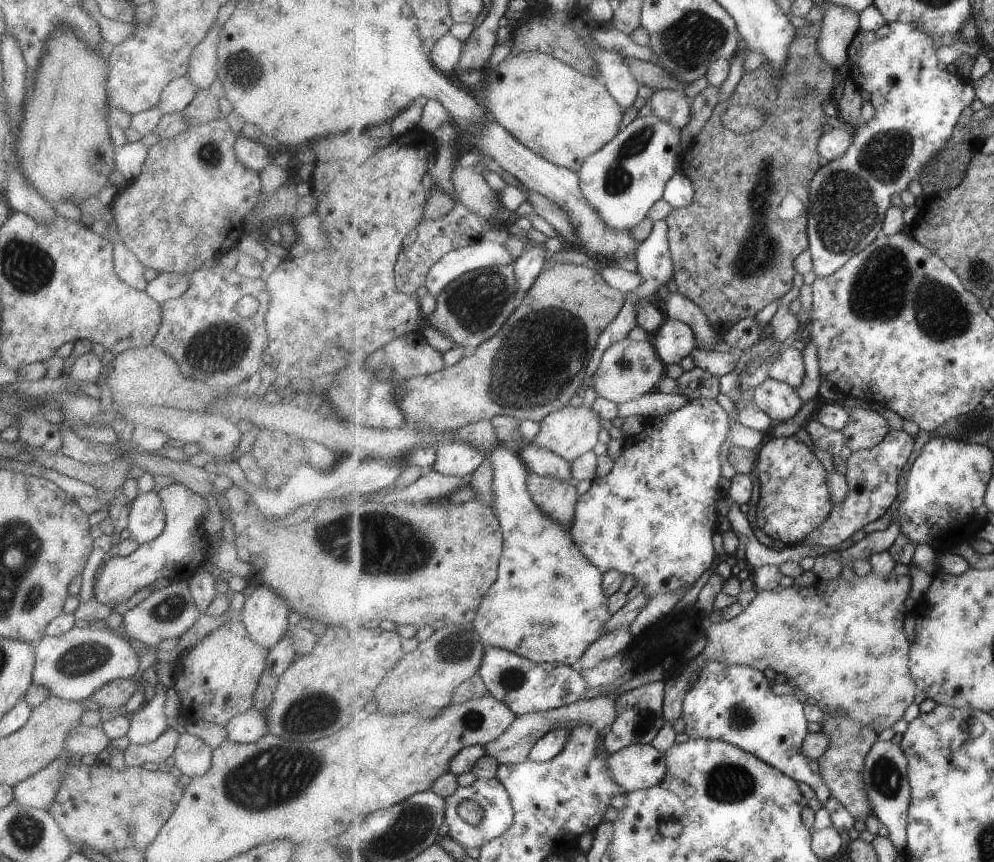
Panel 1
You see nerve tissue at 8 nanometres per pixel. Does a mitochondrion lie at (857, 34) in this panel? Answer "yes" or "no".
no

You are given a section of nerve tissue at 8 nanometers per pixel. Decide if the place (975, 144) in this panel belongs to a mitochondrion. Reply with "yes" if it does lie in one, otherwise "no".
no

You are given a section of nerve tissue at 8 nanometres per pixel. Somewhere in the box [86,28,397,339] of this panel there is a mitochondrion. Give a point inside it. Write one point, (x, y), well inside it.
(245, 68)

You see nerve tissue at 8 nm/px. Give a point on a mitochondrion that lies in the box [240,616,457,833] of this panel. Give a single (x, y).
(316, 711)

